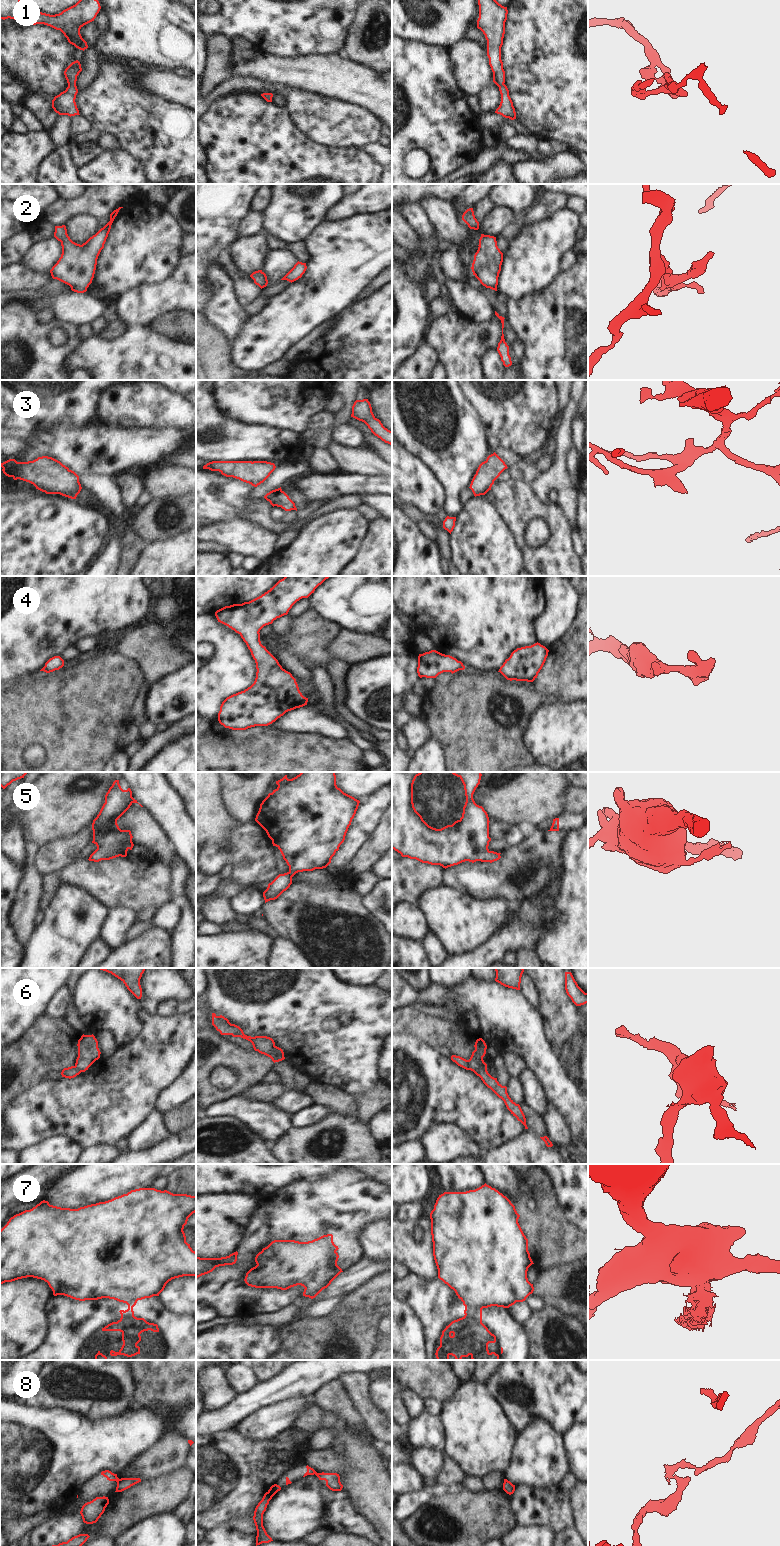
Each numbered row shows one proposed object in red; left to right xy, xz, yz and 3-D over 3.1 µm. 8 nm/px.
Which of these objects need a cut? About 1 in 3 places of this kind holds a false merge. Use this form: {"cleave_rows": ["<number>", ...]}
{"cleave_rows": ["6", "7", "8"]}

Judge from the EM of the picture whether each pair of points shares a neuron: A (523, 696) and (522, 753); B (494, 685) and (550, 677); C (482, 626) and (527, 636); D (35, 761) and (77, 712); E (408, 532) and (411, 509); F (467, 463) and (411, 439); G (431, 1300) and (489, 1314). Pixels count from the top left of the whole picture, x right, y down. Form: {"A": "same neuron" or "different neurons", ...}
{"A": "same neuron", "B": "different neurons", "C": "same neuron", "D": "different neurons", "E": "different neurons", "F": "same neuron", "G": "same neuron"}

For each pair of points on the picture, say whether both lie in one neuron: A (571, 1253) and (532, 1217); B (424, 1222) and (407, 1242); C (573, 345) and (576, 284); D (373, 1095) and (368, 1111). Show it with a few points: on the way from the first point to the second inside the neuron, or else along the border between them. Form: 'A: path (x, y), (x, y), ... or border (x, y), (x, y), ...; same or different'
A: path (561, 1244), (542, 1226); same
B: path (418, 1223), (407, 1236); same
C: path (573, 330), (570, 309), (576, 299); same
D: path (373, 1099), (368, 1107); same

